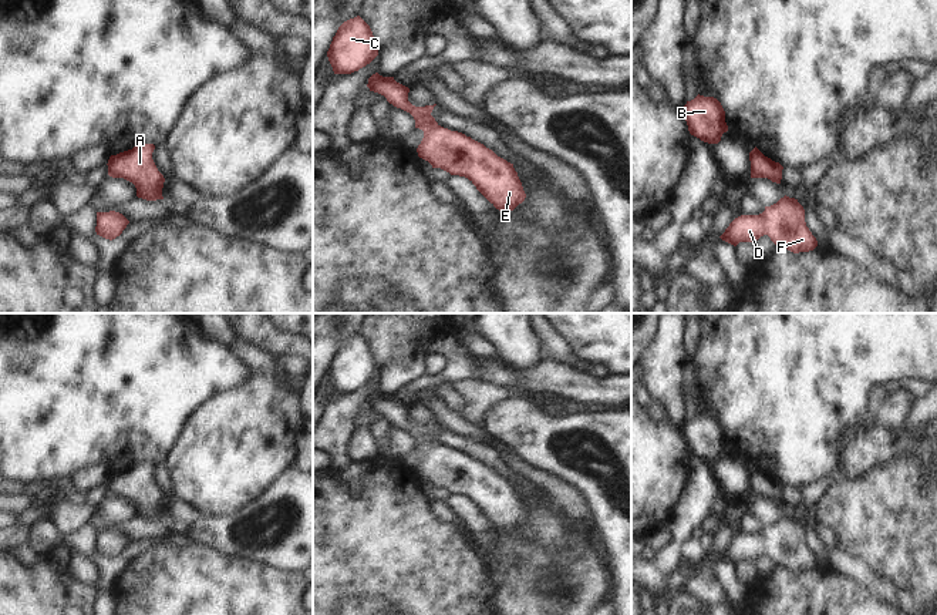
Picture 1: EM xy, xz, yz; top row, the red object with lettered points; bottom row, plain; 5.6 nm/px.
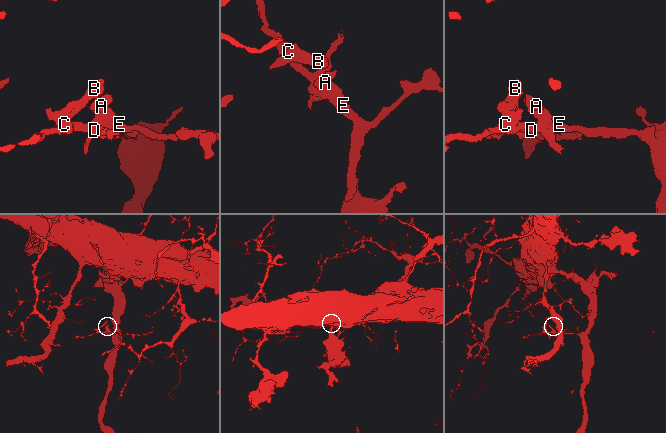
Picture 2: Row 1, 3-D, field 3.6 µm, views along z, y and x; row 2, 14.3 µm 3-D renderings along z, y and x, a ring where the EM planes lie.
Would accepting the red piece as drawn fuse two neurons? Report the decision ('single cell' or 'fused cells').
single cell

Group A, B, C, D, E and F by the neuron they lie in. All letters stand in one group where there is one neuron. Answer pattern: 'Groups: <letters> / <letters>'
Groups: A B C D E F.

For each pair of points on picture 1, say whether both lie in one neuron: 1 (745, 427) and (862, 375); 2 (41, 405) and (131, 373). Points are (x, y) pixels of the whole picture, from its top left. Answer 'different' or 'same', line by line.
1: same
2: same

